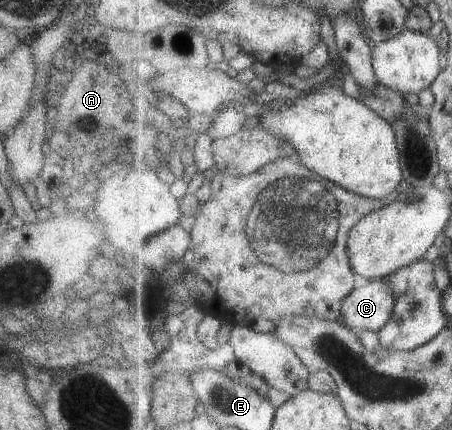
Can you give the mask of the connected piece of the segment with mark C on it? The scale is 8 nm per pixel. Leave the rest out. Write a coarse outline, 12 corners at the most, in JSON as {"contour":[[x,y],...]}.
{"contour":[[369,279],[345,298],[341,321],[379,332],[397,296],[389,281]]}

